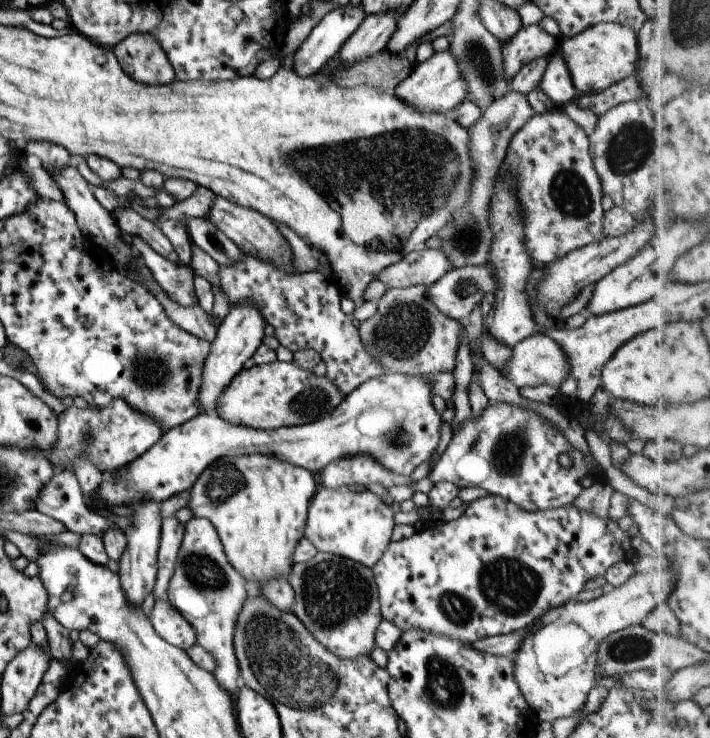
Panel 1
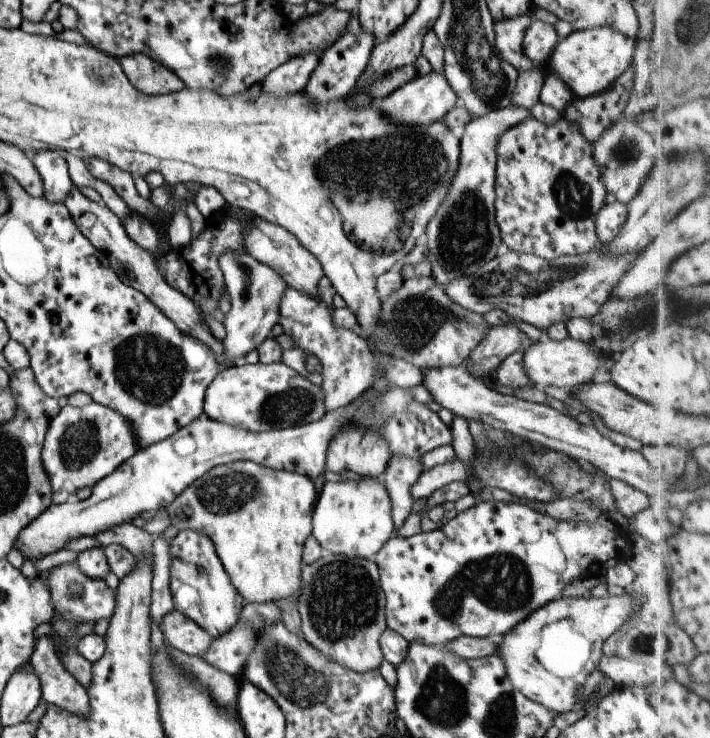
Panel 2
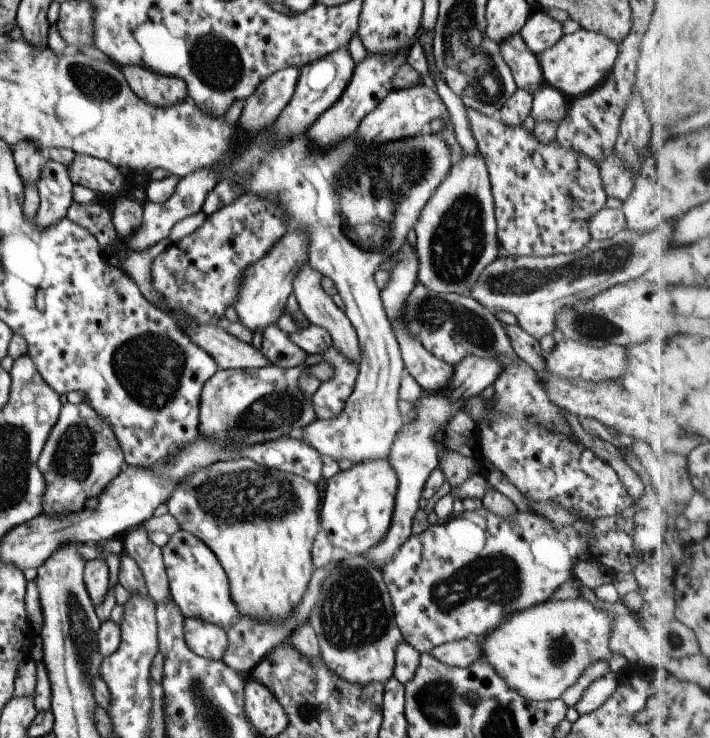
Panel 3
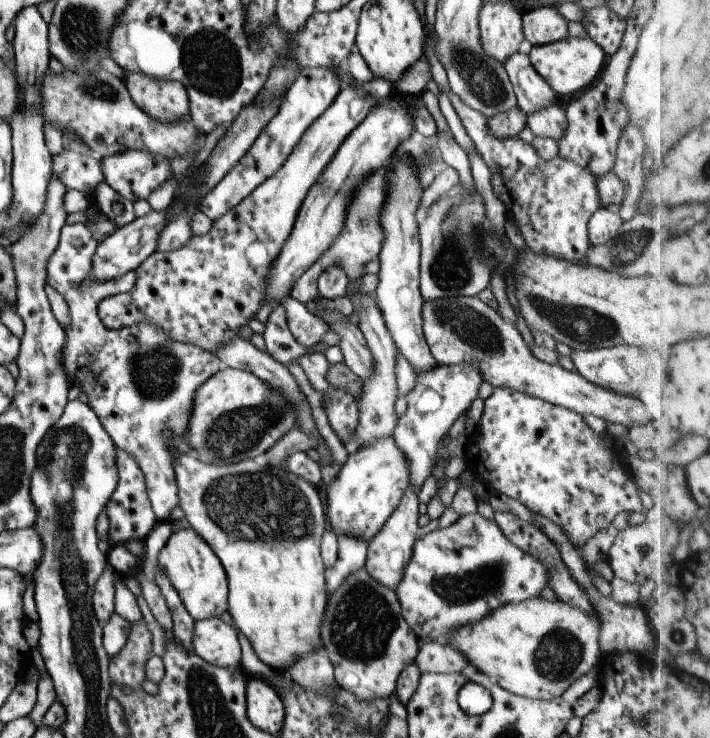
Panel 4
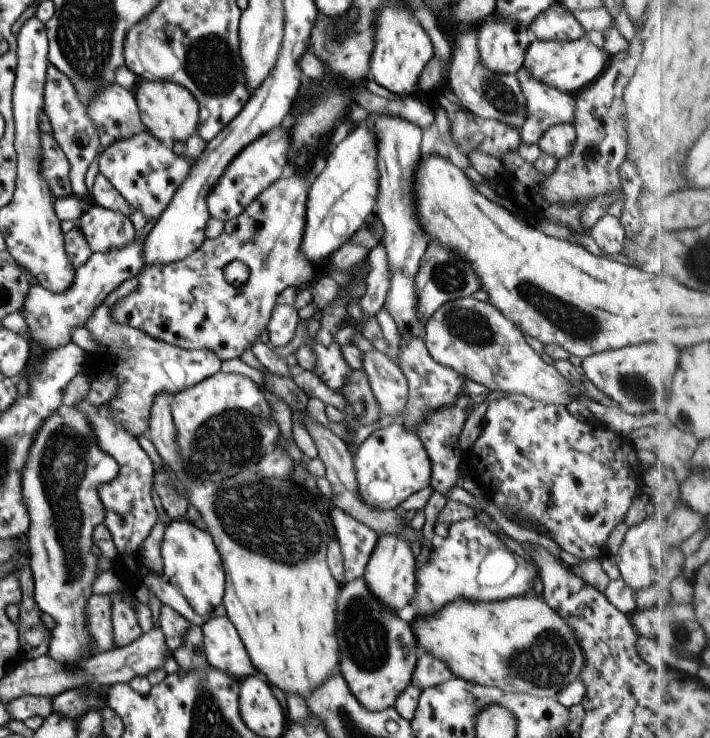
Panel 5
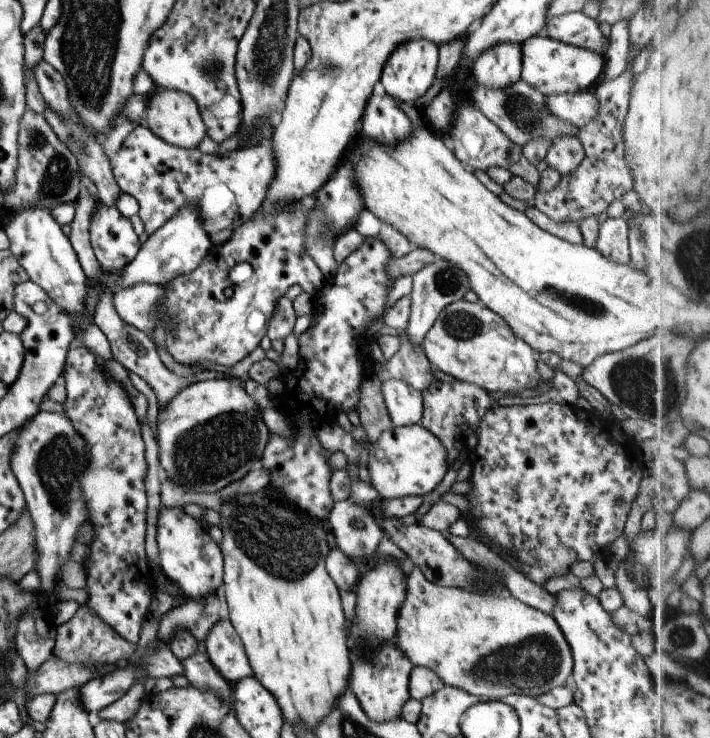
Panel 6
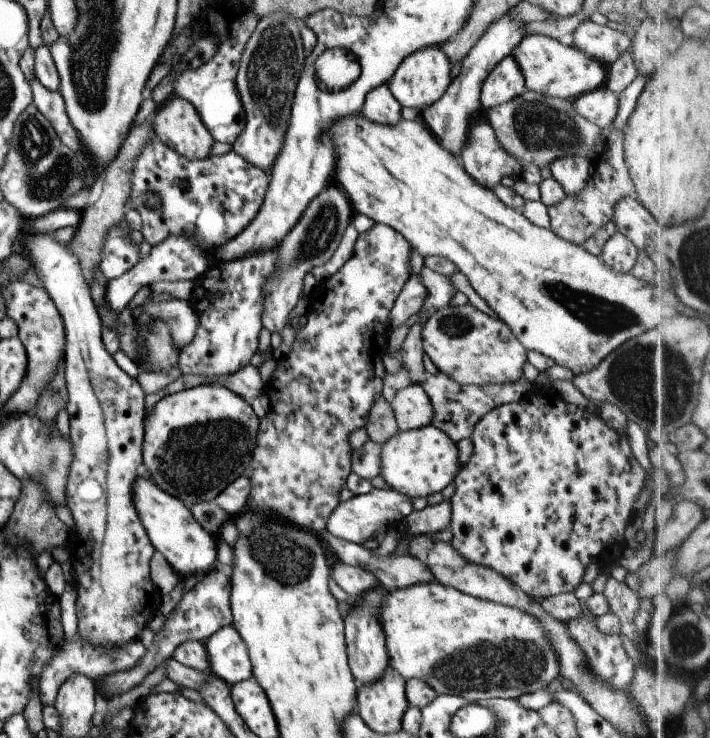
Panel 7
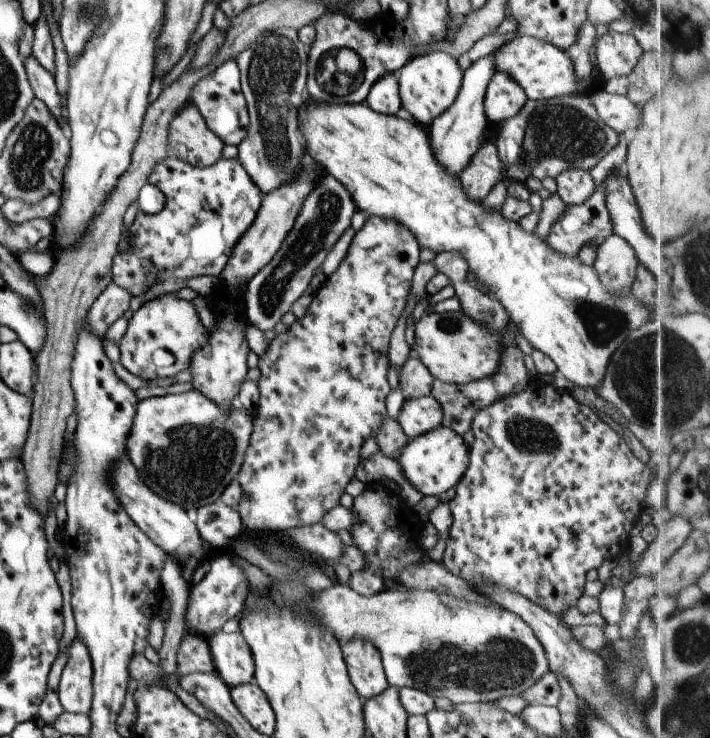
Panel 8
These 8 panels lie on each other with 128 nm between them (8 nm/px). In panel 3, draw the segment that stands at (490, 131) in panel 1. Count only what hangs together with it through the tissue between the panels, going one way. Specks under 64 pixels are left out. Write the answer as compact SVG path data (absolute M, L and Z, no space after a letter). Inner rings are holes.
M476 152L474 156L463 156L452 164L440 185L427 199L418 219L413 226L415 247L418 258L418 282L436 293L459 293L467 295L480 278L481 272L491 264L497 256L496 222L494 219L493 197L490 182L482 156Z

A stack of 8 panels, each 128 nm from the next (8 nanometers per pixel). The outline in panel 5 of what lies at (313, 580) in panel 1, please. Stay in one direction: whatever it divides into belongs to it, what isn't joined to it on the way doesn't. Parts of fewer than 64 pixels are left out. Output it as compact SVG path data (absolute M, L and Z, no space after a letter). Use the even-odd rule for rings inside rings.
M362 578L344 582L338 590L335 607L335 636L339 647L339 673L345 679L355 700L371 712L390 709L402 690L413 680L419 652L412 636L410 624L389 613L367 590Z

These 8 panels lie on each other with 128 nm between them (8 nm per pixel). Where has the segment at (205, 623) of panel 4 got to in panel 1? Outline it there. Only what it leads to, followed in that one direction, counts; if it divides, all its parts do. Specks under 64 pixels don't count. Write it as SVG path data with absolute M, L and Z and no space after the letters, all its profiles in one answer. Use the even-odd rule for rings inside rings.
M167 600L155 601L148 619L153 630L165 641L186 651L196 644L193 627Z

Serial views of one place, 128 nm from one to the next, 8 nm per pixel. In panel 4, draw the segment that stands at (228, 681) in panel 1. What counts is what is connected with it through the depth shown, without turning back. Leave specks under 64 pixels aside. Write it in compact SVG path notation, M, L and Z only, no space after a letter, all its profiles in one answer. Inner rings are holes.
M190 527L171 531L166 543L159 549L157 566L169 579L171 586L179 595L184 609L194 621L206 618L217 618L226 611L227 581L226 574L211 547Z

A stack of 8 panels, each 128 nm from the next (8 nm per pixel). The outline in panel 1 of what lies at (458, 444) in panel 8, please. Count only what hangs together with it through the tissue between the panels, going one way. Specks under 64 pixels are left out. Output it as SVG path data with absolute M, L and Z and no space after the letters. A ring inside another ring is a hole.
M320 487L310 500L303 537L310 540L317 551L336 554L371 568L390 543L393 514L389 501L368 490L351 492L346 487L335 490Z

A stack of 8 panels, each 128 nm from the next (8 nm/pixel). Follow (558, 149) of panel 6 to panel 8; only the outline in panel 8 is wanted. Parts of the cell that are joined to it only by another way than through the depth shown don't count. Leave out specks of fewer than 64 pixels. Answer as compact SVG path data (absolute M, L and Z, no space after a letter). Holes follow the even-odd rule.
M579 169L566 170L558 174L554 181L556 182L555 194L567 206L585 202L595 188L589 173Z

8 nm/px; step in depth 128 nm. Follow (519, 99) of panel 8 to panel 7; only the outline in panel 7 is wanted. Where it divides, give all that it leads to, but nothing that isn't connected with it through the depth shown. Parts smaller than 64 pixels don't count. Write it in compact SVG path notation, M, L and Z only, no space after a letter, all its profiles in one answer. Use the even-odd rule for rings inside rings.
M510 54L496 64L481 87L480 106L483 110L509 102L525 90L523 77L518 70Z

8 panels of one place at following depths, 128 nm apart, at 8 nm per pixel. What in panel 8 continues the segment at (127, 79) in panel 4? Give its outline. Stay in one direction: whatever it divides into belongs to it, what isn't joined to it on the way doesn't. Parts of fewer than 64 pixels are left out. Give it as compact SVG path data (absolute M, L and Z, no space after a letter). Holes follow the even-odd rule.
M187 104L167 128L171 155L197 168L210 167L221 158L224 144L213 134L193 104Z

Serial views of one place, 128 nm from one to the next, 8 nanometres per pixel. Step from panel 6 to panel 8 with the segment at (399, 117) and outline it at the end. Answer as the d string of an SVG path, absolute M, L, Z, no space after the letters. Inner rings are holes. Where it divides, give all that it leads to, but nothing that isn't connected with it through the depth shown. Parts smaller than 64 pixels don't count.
M382 74L368 90L365 103L375 112L394 115L400 108L397 74Z

